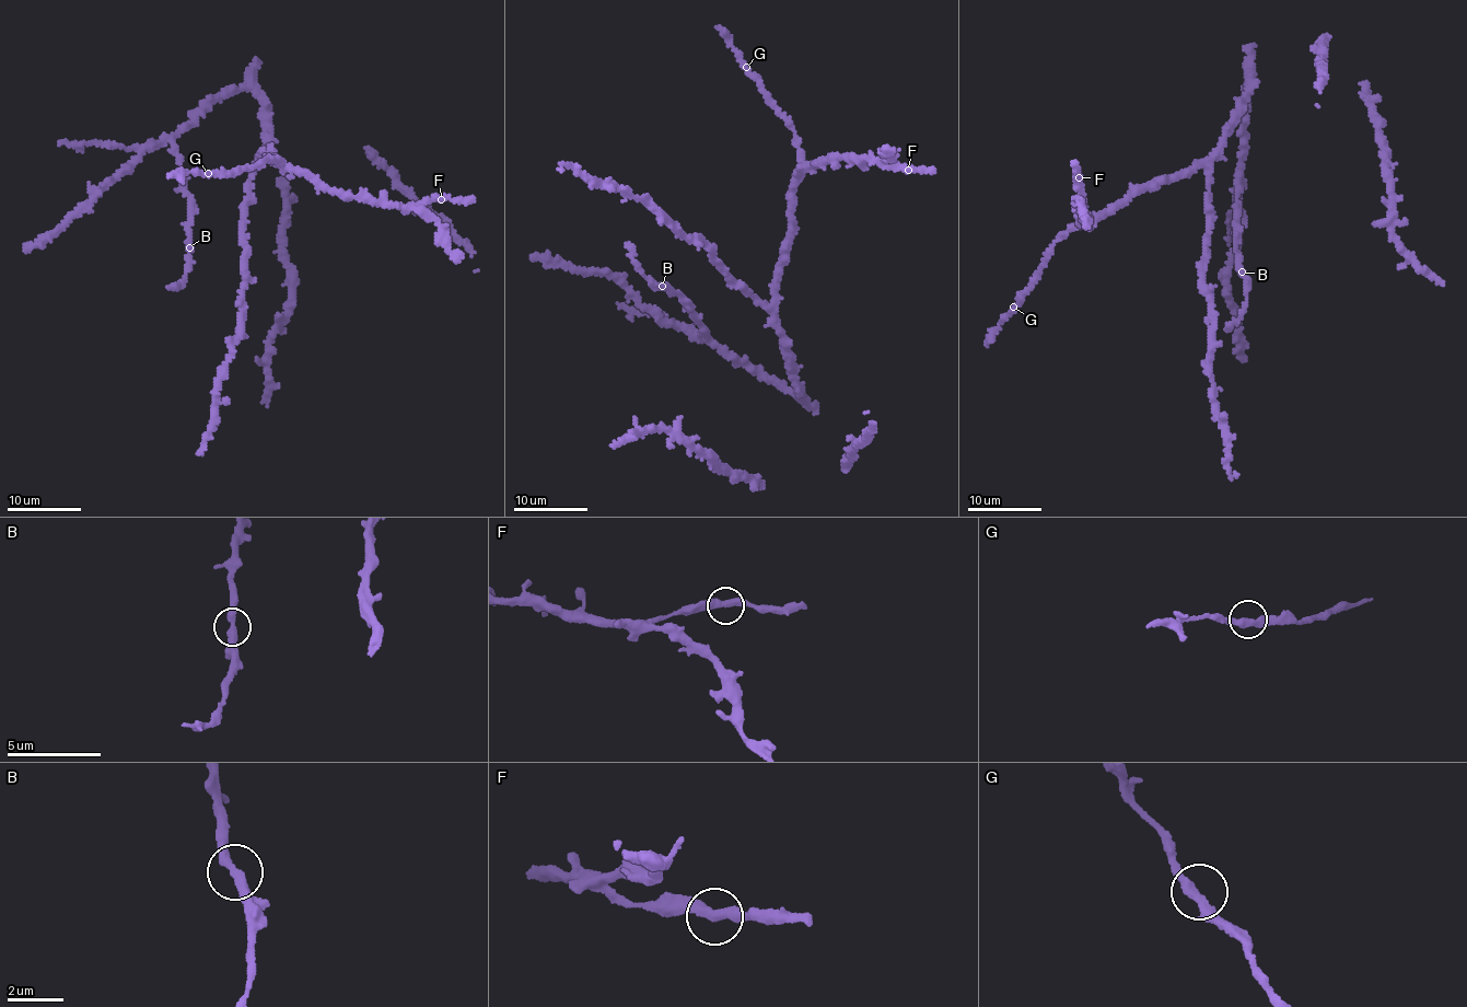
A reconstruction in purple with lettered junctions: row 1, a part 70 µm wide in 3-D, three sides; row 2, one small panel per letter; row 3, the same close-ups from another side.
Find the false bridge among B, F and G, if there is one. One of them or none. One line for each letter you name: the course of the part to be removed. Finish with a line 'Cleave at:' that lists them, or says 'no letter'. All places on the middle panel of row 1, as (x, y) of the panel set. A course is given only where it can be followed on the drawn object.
Cleave at: no letter

